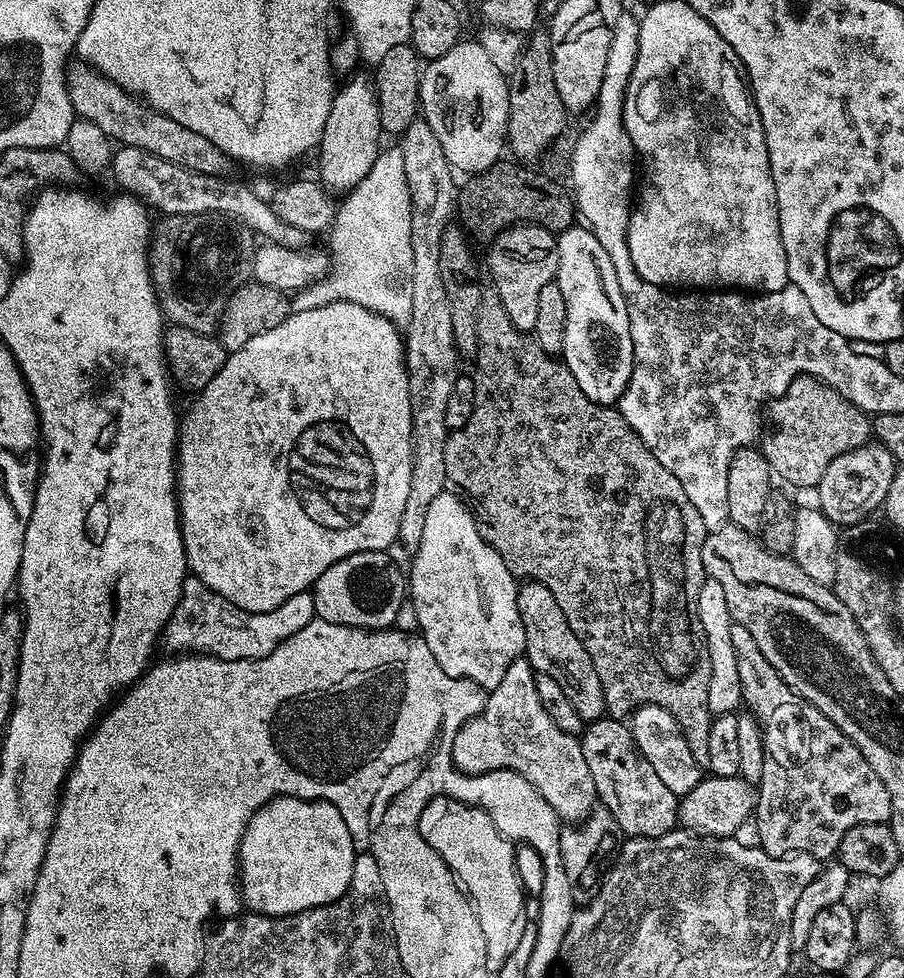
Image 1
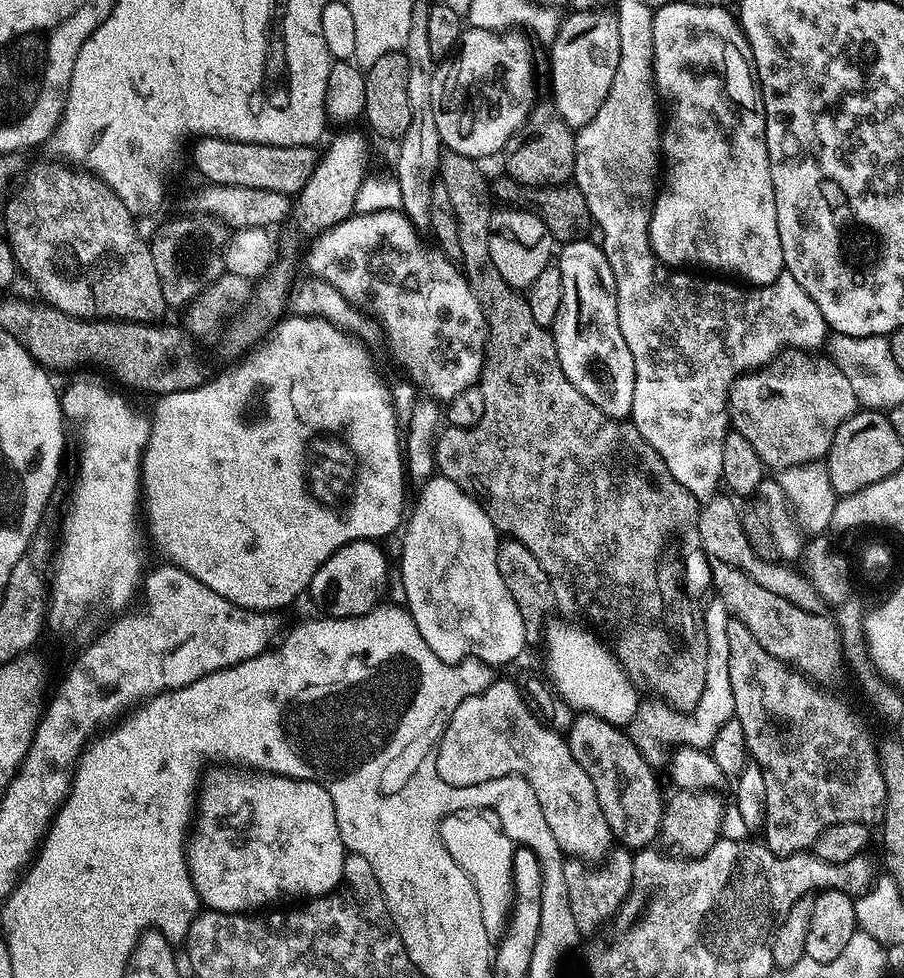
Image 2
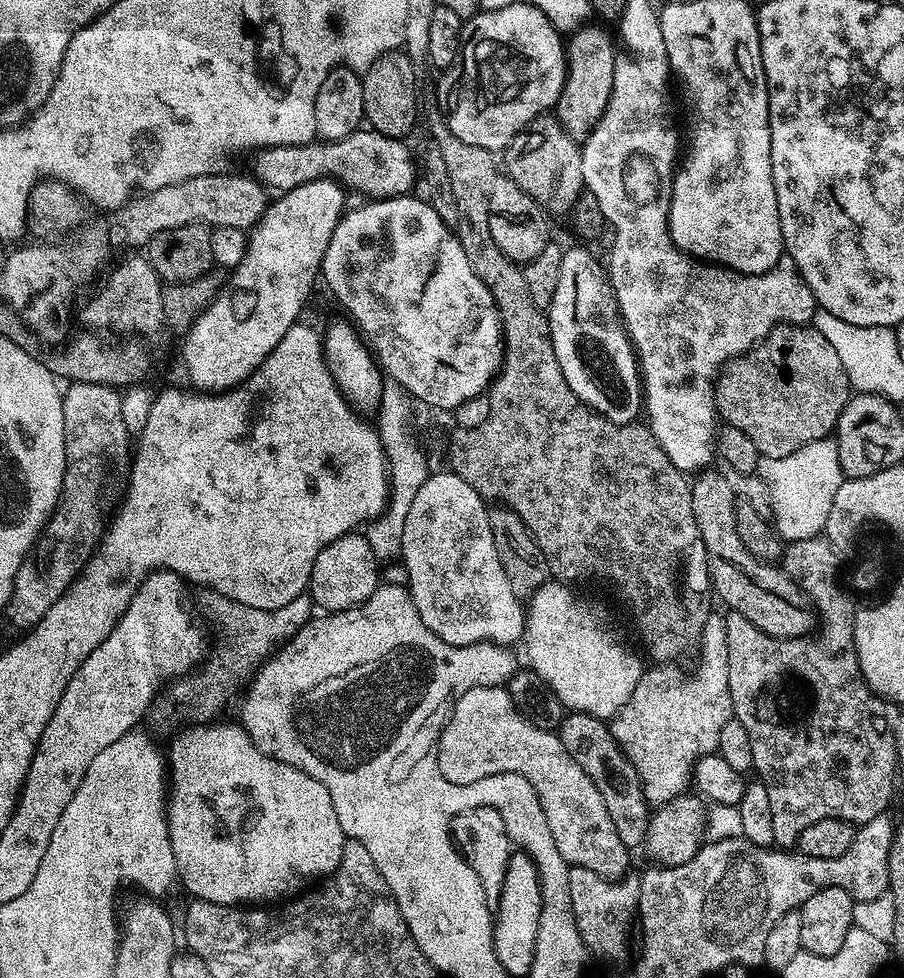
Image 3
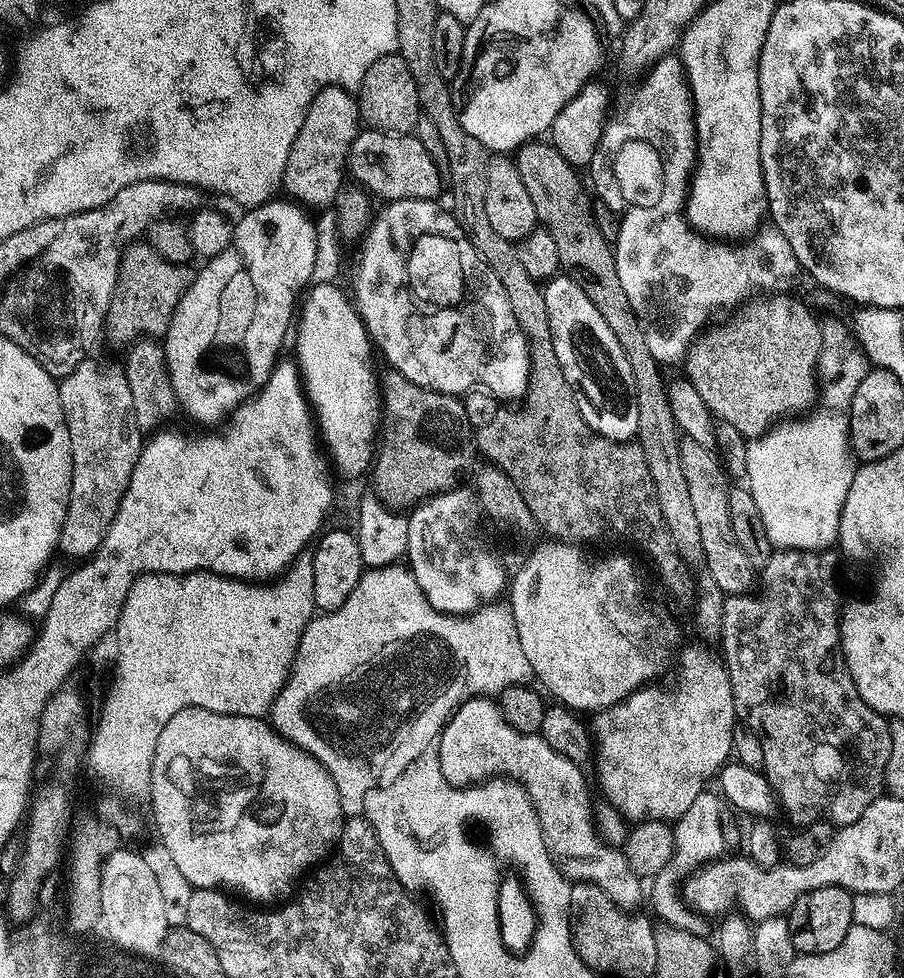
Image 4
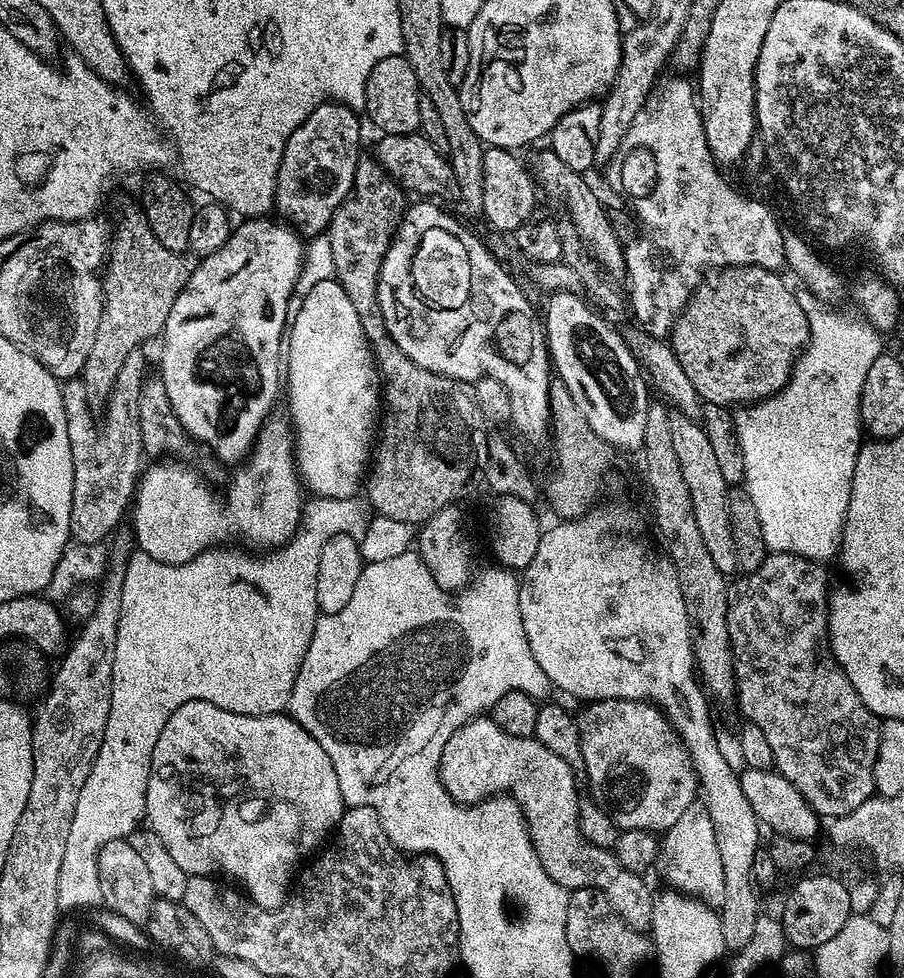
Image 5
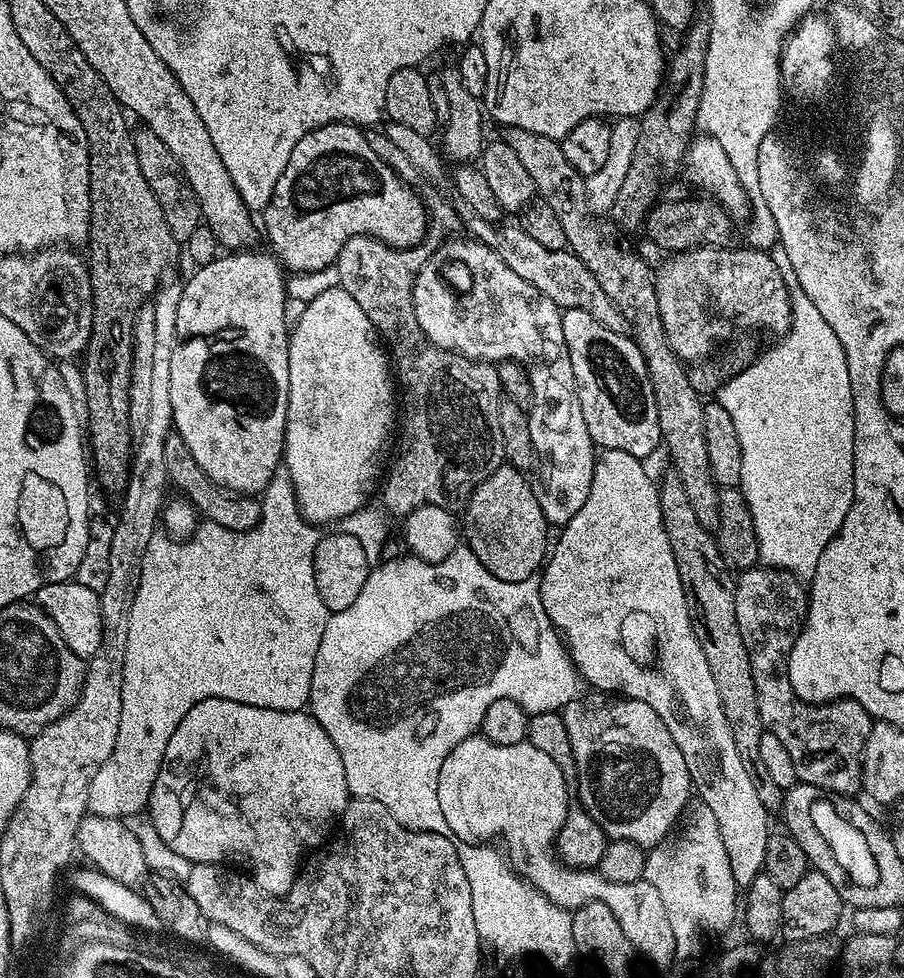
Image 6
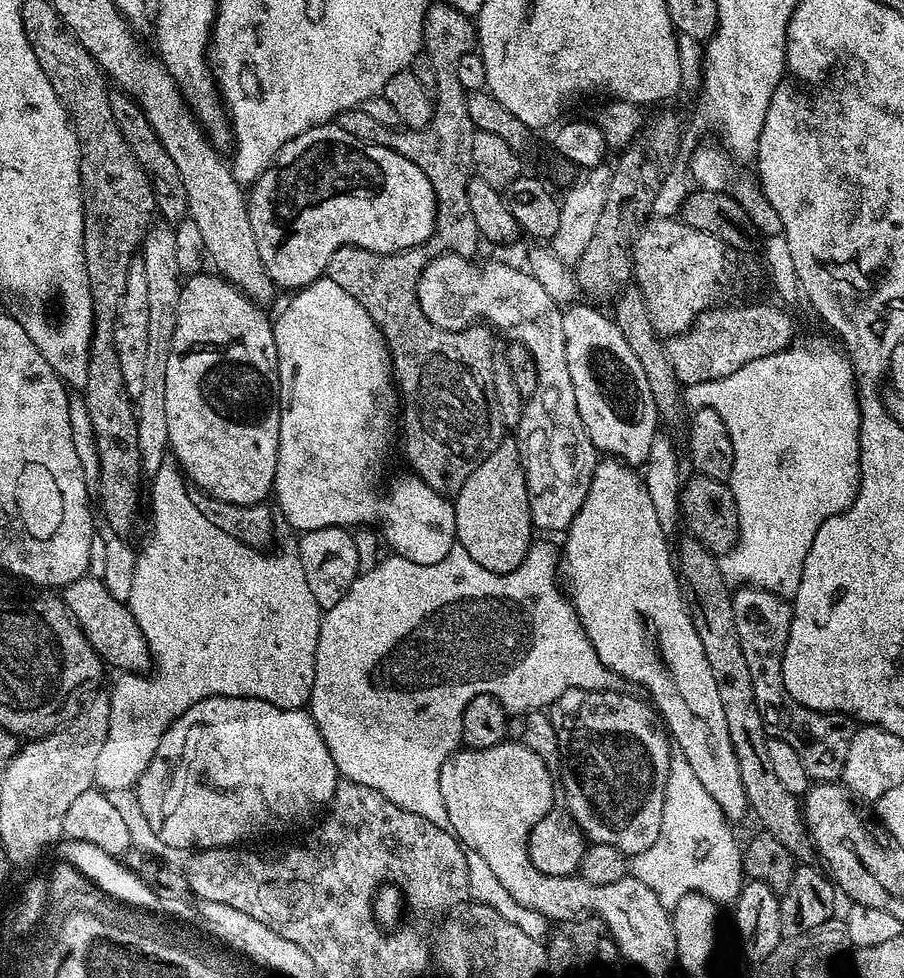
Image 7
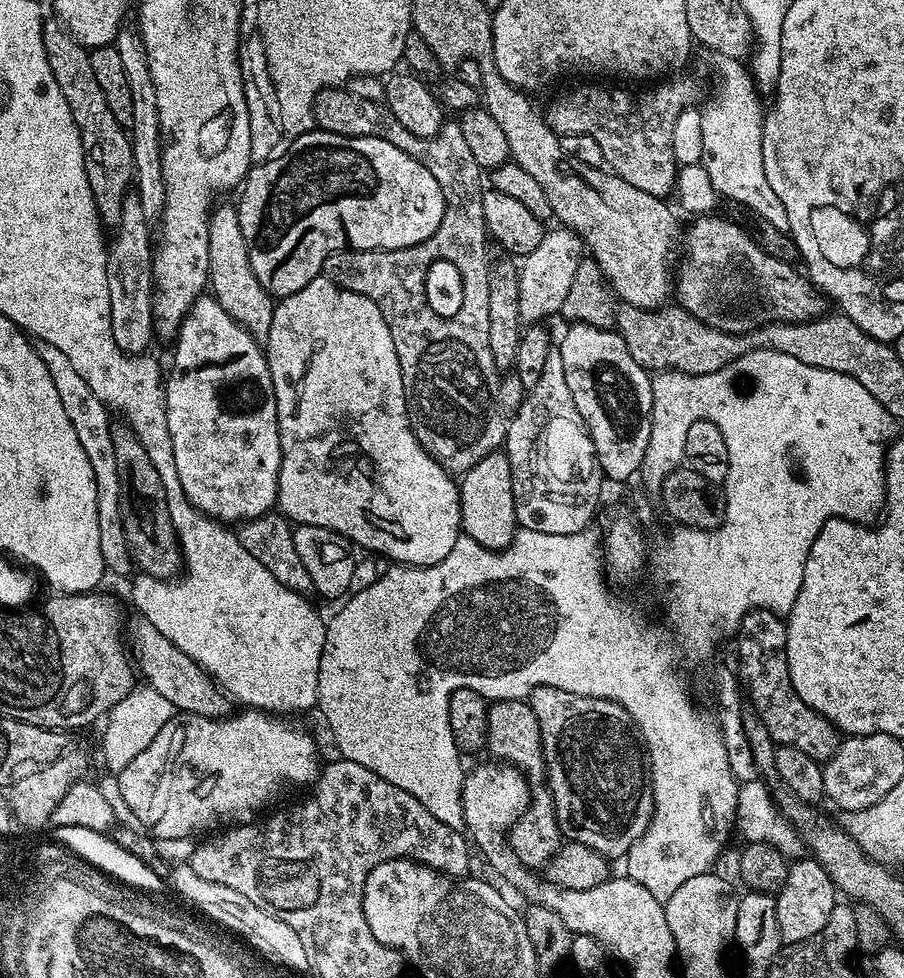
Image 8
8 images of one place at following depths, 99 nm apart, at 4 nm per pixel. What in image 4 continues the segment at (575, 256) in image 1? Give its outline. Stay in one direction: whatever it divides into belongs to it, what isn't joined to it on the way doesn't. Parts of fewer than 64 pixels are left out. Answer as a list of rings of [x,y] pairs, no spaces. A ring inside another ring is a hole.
[[[557,274],[543,285],[546,314],[550,318],[550,334],[554,342],[554,354],[562,366],[562,374],[566,374],[566,382],[572,388],[574,398],[578,402],[578,410],[582,418],[595,432],[611,440],[632,440],[638,430],[638,402],[634,394],[634,374],[626,363],[626,354],[622,354],[622,346],[618,346],[618,338],[614,338],[610,326],[598,314],[598,306],[586,298],[586,290],[578,286],[571,275]]]

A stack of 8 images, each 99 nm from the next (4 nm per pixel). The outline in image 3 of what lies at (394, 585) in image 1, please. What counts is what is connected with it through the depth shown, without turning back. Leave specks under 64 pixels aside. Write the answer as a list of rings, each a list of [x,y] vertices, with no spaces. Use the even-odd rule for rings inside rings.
[[[359,531],[347,532],[342,538],[330,542],[330,546],[326,546],[326,550],[322,550],[322,554],[318,554],[314,562],[314,570],[308,583],[313,605],[325,613],[330,613],[344,612],[347,608],[365,604],[370,594],[374,594],[374,590],[382,583],[379,567],[381,568],[381,565],[374,550],[370,550],[367,535]]]

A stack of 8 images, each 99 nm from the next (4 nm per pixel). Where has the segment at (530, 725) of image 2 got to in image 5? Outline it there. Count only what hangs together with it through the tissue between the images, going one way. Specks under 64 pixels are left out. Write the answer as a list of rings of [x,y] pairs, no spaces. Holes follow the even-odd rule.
[[[477,718],[463,724],[460,729],[446,742],[440,759],[440,781],[449,794],[459,804],[469,806],[479,805],[487,796],[495,792],[508,792],[511,799],[519,804],[524,812],[524,820],[528,823],[528,833],[532,839],[534,850],[550,878],[558,882],[558,886],[566,889],[596,888],[614,906],[619,916],[630,925],[631,928],[648,930],[652,927],[652,906],[654,892],[648,889],[645,877],[638,872],[626,870],[618,862],[615,851],[594,846],[580,829],[580,792],[576,789],[577,773],[554,750],[546,750],[535,738],[530,736],[515,736],[506,734],[490,718]]]

